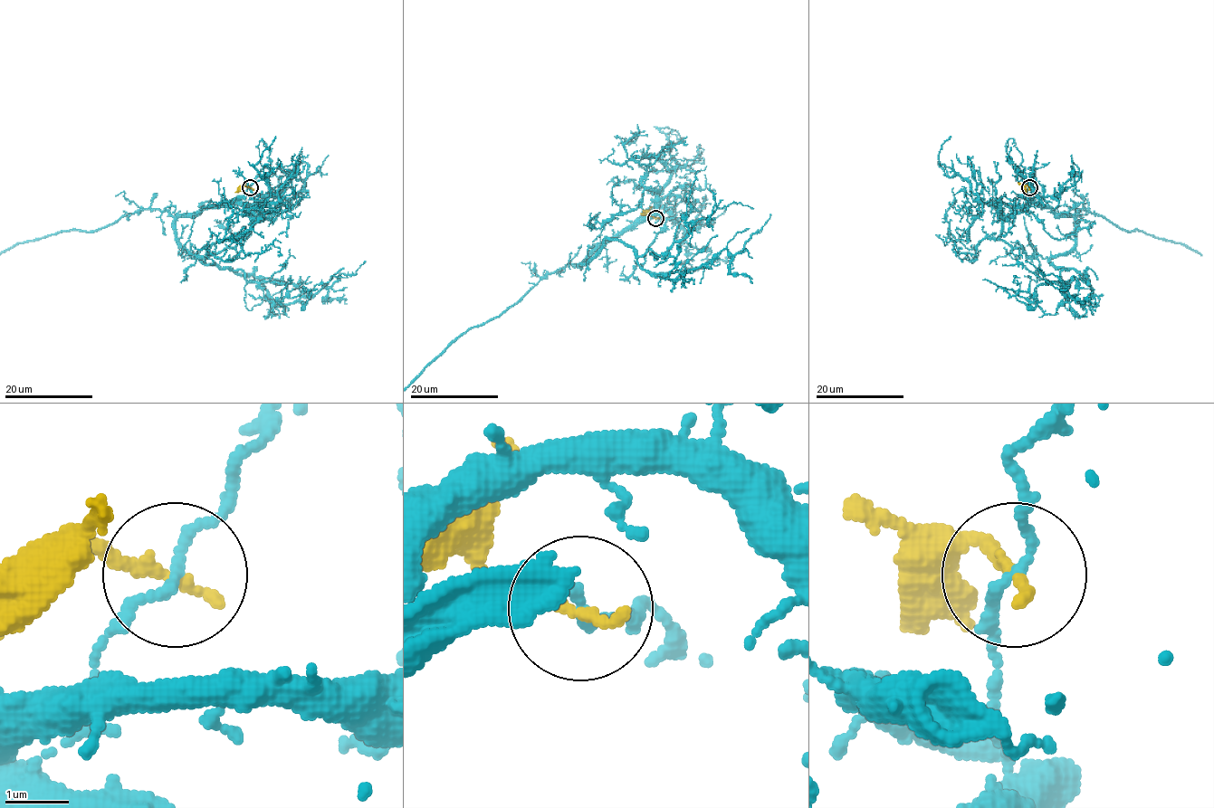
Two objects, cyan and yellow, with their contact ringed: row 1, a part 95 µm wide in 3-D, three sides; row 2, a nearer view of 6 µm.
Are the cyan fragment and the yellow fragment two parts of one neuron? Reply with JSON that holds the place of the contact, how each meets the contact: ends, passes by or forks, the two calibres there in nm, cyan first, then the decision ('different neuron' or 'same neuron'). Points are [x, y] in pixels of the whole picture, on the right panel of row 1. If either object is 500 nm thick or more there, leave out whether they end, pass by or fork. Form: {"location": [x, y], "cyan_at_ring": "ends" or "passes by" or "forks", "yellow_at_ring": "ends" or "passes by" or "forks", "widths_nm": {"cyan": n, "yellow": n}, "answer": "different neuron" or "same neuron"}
{"location": [1029, 187], "cyan_at_ring": "passes by", "yellow_at_ring": "ends", "widths_nm": {"cyan": 140, "yellow": 220}, "answer": "different neuron"}

